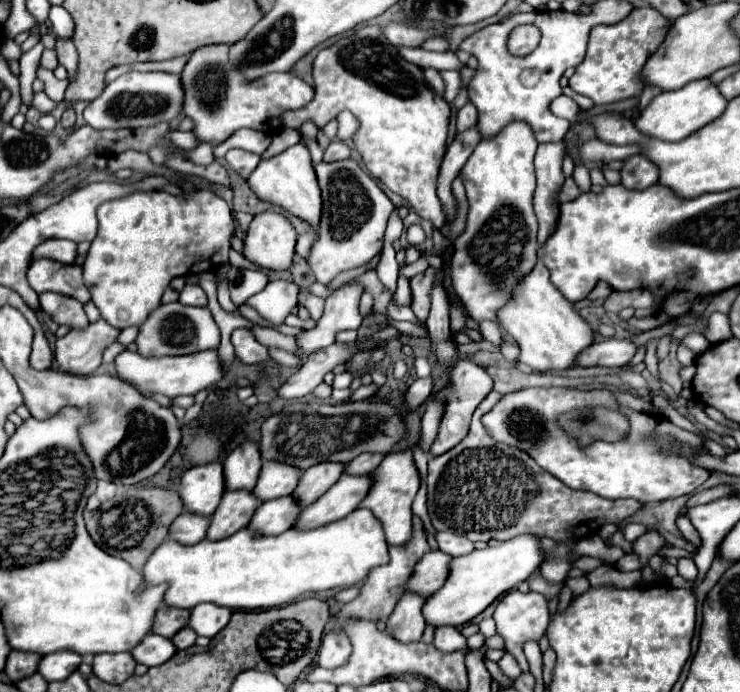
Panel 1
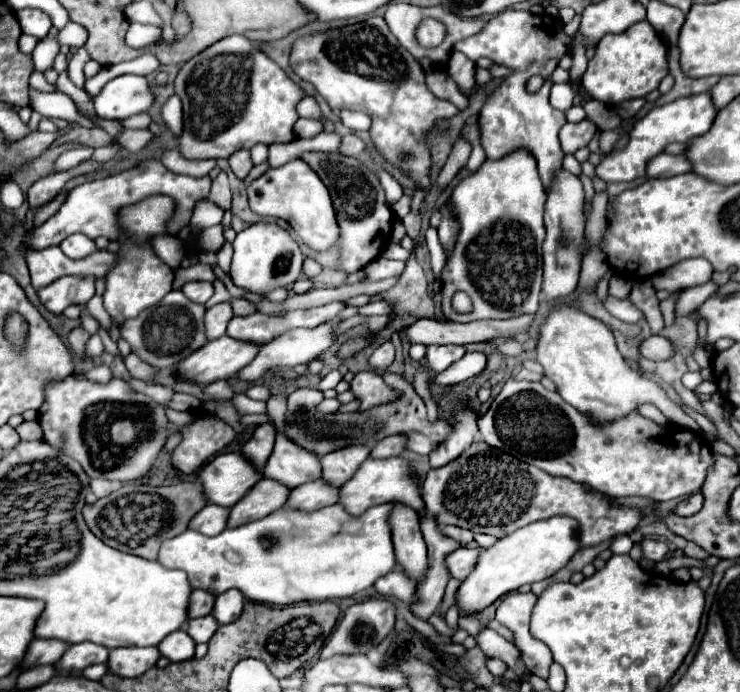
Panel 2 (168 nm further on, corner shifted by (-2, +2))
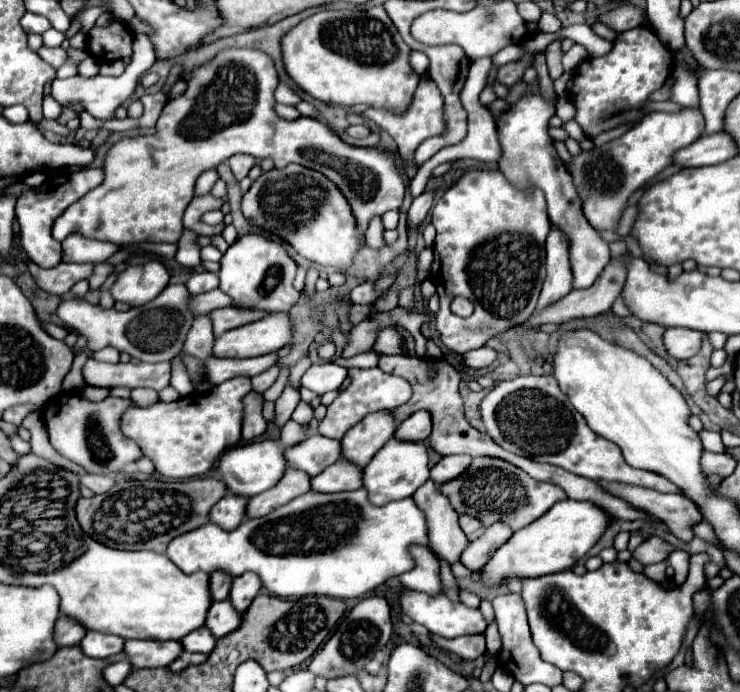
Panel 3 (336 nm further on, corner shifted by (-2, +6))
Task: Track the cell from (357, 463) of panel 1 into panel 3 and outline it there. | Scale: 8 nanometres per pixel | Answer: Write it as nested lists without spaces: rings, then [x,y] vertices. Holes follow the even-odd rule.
[[[416,412],[404,422],[398,424],[394,438],[402,442],[424,442],[428,438],[428,432],[432,430],[432,422],[428,418],[428,412]]]

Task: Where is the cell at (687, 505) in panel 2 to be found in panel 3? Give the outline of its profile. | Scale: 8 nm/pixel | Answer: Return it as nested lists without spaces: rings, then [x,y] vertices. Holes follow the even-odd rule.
[[[600,482],[608,492],[628,500],[632,506],[640,506],[650,516],[664,522],[676,538],[682,542],[690,542],[694,538],[690,526],[696,524],[702,514],[696,502],[686,498],[684,494],[662,494],[656,490],[648,490],[642,486],[624,486],[616,482]]]

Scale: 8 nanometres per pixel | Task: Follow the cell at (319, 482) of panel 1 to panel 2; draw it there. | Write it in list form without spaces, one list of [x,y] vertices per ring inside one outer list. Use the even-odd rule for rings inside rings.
[[[348,446],[344,450],[334,450],[322,456],[322,478],[332,486],[342,486],[356,474],[360,464],[370,456],[368,446]]]

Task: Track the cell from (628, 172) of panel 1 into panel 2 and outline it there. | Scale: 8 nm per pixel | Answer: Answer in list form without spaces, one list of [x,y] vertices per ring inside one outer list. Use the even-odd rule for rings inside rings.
[[[660,154],[660,156],[656,156],[648,162],[646,176],[648,178],[668,178],[668,176],[684,174],[684,172],[690,172],[690,170],[692,170],[692,164],[684,154],[680,154],[680,156]]]

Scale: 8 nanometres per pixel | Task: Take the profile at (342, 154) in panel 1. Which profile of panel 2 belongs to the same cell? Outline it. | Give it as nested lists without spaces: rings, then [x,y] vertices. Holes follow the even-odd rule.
[[[348,134],[342,138],[342,154],[346,154],[346,156],[358,156],[364,148],[366,148],[364,140],[356,134]]]

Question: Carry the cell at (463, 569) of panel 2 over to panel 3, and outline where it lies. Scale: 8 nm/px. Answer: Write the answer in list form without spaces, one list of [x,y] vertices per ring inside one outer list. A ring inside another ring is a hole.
[[[496,522],[496,524],[492,524],[490,528],[486,528],[486,532],[478,538],[478,540],[474,540],[474,542],[470,542],[470,546],[462,552],[462,556],[460,556],[460,562],[468,568],[468,570],[472,570],[472,572],[476,572],[476,570],[480,570],[482,566],[484,566],[484,562],[488,562],[488,558],[504,544],[504,540],[508,540],[512,536],[512,530],[508,528],[508,526],[504,526],[502,522]]]

